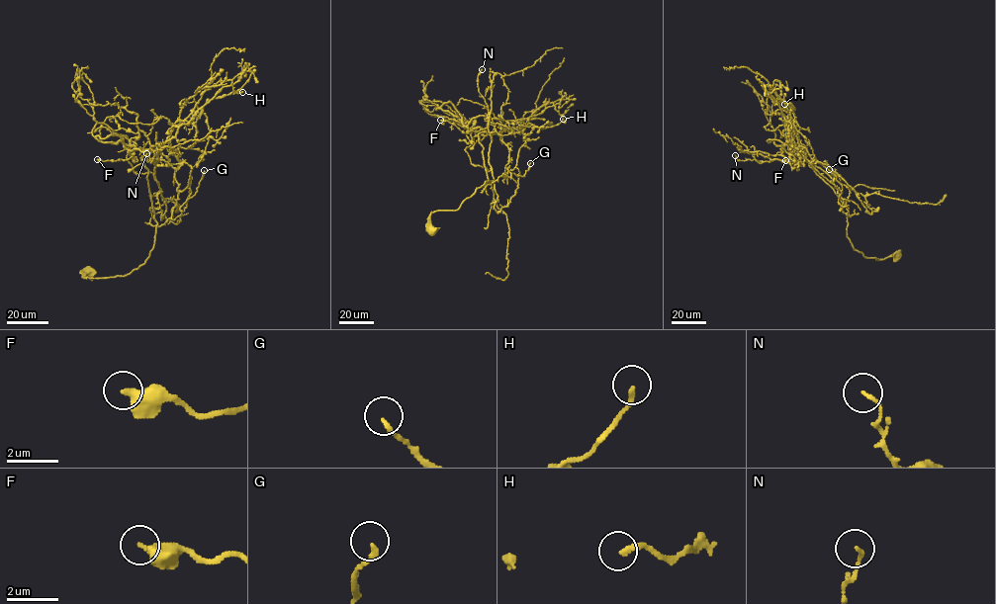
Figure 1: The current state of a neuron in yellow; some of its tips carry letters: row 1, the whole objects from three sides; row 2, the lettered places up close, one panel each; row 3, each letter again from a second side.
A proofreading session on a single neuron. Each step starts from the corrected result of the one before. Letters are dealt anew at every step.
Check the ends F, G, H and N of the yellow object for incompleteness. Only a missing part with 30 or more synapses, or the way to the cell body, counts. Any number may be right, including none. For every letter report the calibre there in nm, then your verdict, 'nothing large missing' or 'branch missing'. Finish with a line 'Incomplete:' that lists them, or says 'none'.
F: 400 nm thick; nothing large missing
G: 170 nm thick; nothing large missing
H: 180 nm thick; nothing large missing
N: 120 nm thick; nothing large missing
Incomplete: none

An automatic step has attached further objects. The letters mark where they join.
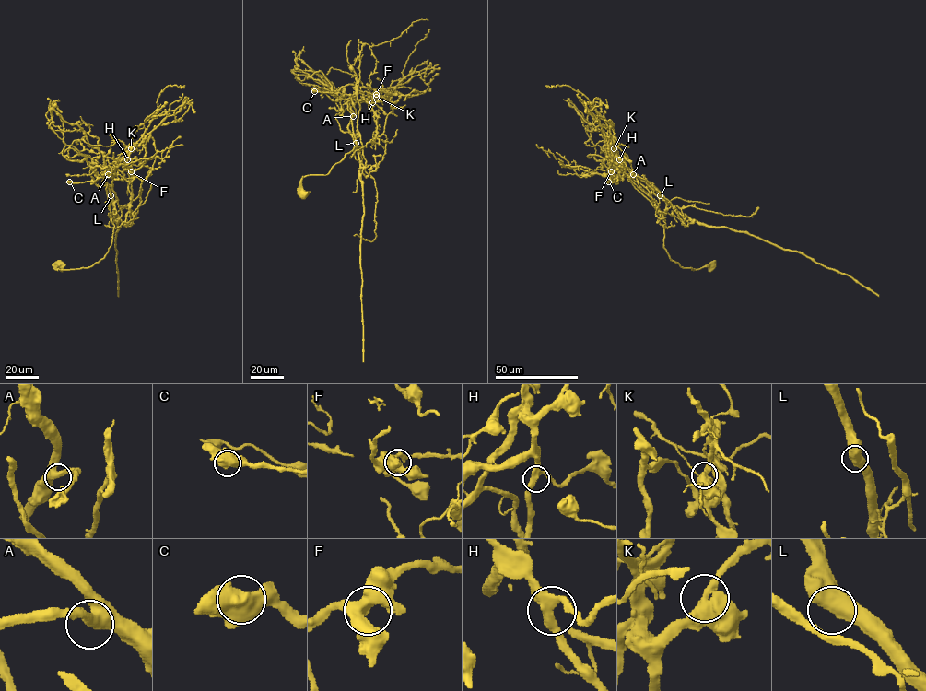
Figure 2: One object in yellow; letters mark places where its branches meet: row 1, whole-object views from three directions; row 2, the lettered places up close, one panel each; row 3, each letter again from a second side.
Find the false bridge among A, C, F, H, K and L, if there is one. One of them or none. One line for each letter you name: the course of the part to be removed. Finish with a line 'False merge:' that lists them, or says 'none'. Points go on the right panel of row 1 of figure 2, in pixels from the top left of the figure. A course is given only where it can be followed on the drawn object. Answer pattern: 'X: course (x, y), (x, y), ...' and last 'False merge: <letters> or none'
K: course (614, 148), (615, 158), (650, 182), (681, 214), (802, 251), (850, 276), (878, 297)
False merge: K

